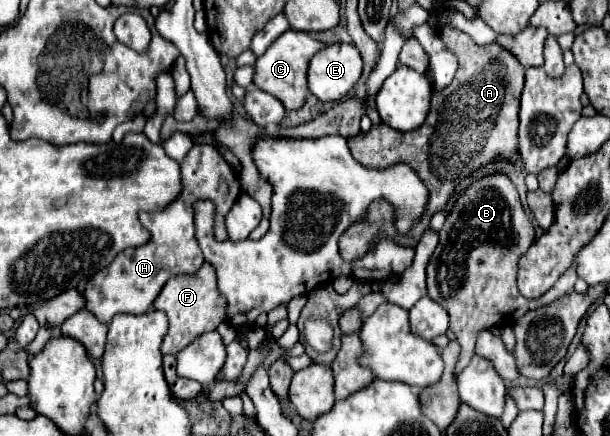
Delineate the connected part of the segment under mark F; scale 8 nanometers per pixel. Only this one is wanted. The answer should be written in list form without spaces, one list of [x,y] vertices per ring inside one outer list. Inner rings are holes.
[[[204,262],[202,268],[192,276],[170,278],[156,298],[154,308],[164,310],[170,320],[170,332],[162,342],[162,354],[178,354],[200,334],[216,330],[218,324],[226,320],[226,298],[218,292],[214,266],[210,266],[210,262]]]

